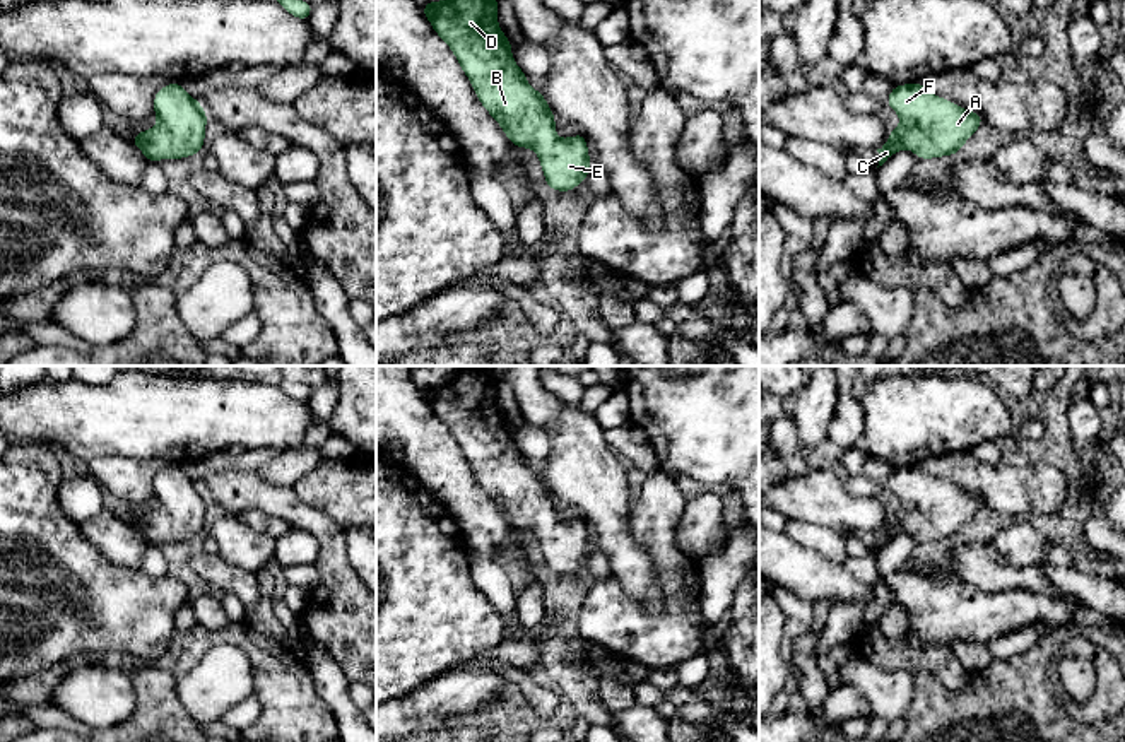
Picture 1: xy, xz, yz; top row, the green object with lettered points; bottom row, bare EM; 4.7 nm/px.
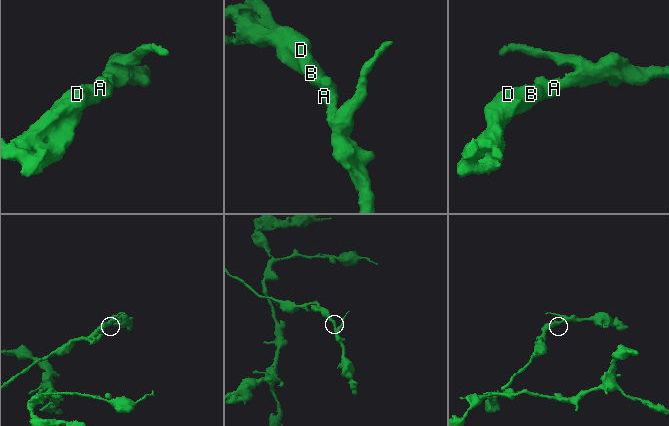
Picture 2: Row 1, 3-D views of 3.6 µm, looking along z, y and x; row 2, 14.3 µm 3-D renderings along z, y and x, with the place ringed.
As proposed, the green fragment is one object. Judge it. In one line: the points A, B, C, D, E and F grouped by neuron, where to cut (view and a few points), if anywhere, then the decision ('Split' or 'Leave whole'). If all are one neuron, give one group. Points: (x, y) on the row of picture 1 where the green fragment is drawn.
Groups: A B C D E F. No split. Leave whole

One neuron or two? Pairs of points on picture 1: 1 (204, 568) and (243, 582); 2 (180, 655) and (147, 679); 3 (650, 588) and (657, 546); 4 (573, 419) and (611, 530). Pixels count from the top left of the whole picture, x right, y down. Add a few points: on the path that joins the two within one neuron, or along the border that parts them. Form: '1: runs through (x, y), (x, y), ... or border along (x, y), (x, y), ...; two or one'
1: runs through (214, 570), (233, 580); one
2: border along (153, 664), (166, 669), (175, 677); two
3: border along (631, 530), (653, 565), (662, 604); two
4: runs through (578, 447), (582, 471), (607, 503); one

